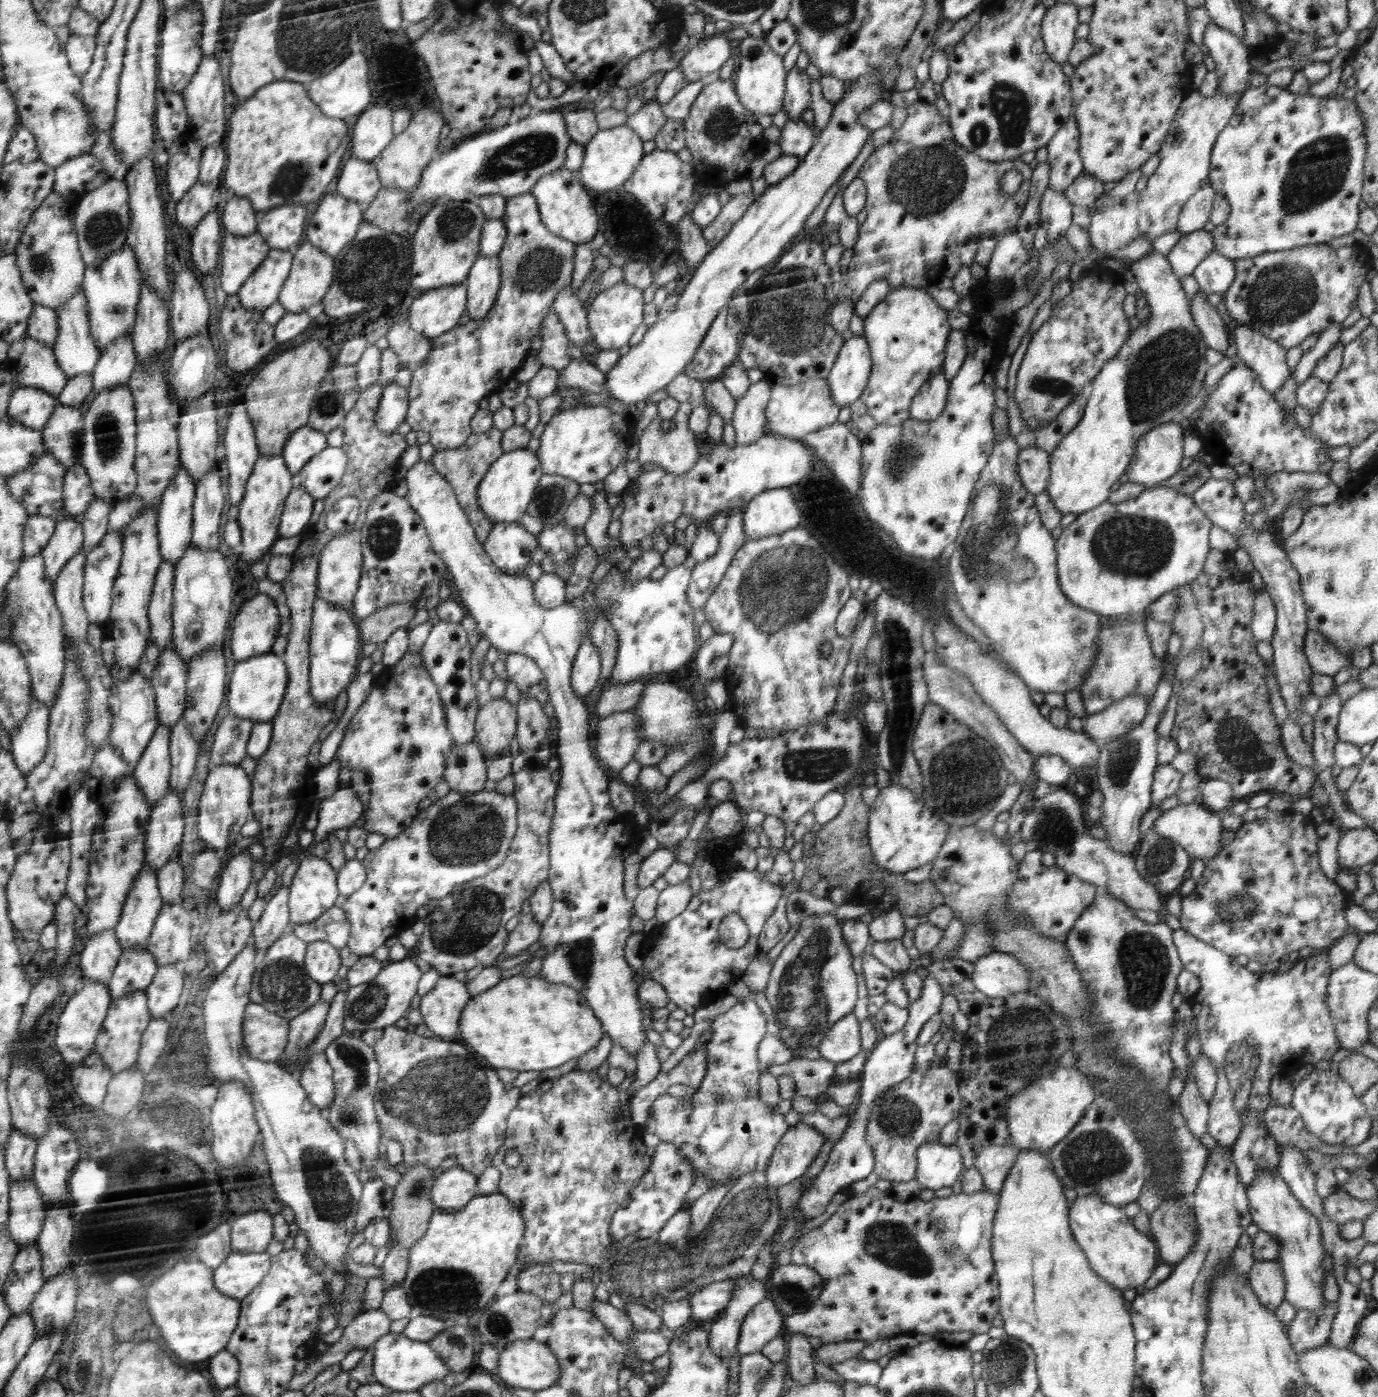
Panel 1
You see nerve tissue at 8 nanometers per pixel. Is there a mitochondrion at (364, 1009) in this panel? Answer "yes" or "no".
yes

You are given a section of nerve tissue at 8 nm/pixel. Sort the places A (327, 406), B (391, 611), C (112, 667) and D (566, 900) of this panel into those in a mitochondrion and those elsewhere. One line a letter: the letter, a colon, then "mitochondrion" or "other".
A: mitochondrion
B: other
C: other
D: other

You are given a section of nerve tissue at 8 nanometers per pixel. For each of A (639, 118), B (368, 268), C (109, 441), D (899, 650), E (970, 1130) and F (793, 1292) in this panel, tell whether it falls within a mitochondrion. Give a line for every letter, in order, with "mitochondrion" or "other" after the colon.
A: other
B: mitochondrion
C: mitochondrion
D: mitochondrion
E: other
F: mitochondrion

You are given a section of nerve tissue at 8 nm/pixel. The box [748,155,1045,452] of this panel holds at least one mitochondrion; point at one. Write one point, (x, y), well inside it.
(792, 318)

